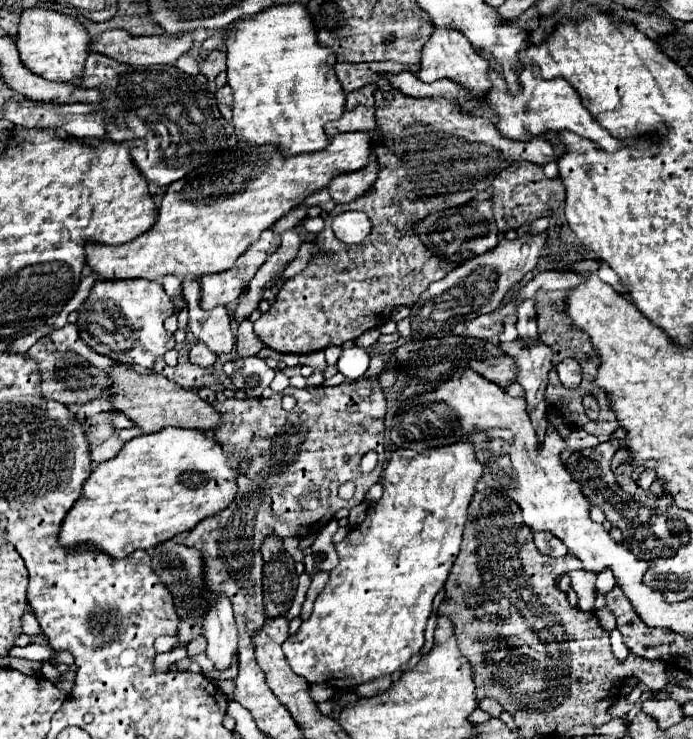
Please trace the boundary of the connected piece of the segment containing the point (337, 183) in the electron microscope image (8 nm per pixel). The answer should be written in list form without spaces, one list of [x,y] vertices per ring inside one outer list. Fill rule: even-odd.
[[[372,159],[364,169],[336,175],[328,187],[334,203],[342,205],[354,201],[356,197],[362,197],[372,187],[372,181],[376,181],[376,173],[378,173],[378,163],[376,159]]]

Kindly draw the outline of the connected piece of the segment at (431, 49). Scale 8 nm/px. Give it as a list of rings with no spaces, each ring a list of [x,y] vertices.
[[[434,27],[432,31],[432,37],[424,43],[424,49],[422,49],[422,61],[420,61],[420,71],[418,71],[418,77],[426,83],[430,81],[436,81],[440,77],[448,77],[460,85],[464,85],[470,93],[470,101],[464,101],[460,99],[460,105],[464,111],[480,111],[482,115],[488,115],[488,111],[476,103],[476,99],[480,95],[484,95],[488,89],[490,89],[490,81],[486,77],[486,59],[482,59],[474,47],[470,45],[470,41],[464,37],[464,33],[460,33],[458,29],[452,29],[452,27]]]

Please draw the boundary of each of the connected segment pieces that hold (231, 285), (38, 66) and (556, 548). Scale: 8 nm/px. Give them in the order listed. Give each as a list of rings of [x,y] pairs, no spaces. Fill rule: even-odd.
[[[266,229],[260,235],[260,241],[250,245],[244,251],[244,255],[238,257],[238,261],[232,269],[224,271],[224,273],[204,275],[200,279],[202,309],[214,309],[218,305],[234,303],[240,297],[240,293],[244,291],[244,287],[248,285],[248,281],[258,271],[258,267],[266,261],[266,257],[270,253],[274,253],[278,249],[278,245],[280,245],[280,235]]]
[[[24,9],[18,23],[16,33],[16,49],[20,53],[20,61],[32,73],[48,79],[48,81],[74,81],[82,75],[84,61],[88,57],[88,43],[92,37],[86,33],[82,23],[72,17],[52,9]]]
[[[534,531],[534,543],[540,553],[550,557],[562,557],[568,553],[566,545],[558,537],[554,537],[550,531]]]

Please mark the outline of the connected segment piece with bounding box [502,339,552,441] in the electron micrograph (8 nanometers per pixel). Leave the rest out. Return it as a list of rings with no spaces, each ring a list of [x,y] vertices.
[[[520,339],[502,345],[502,349],[518,365],[516,379],[524,389],[530,421],[542,441],[548,425],[548,404],[544,401],[544,389],[548,383],[548,371],[552,369],[552,351],[542,341],[536,341],[532,347],[526,347]]]

